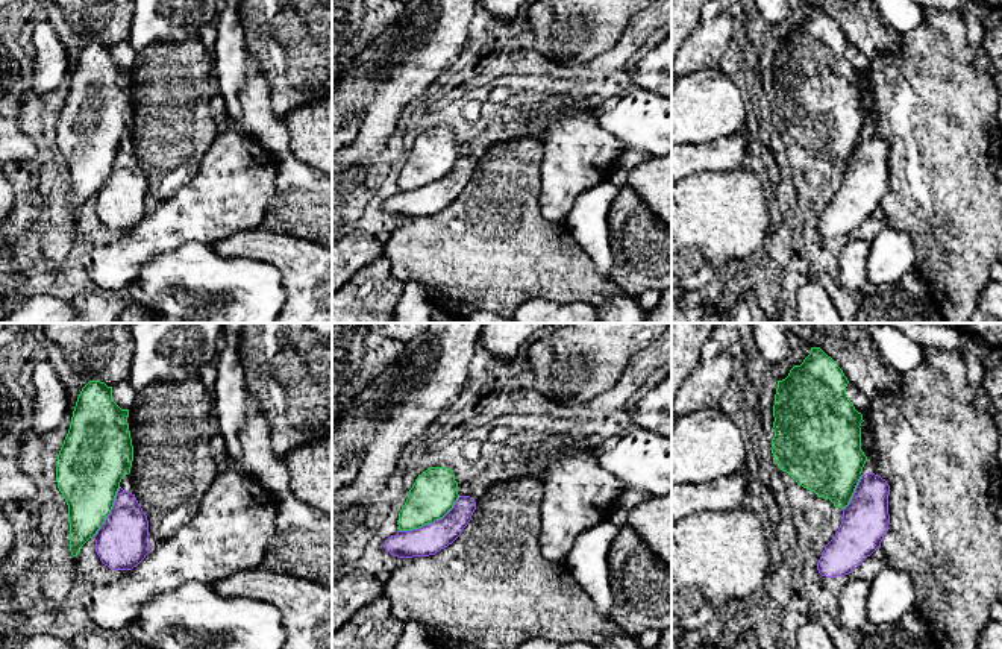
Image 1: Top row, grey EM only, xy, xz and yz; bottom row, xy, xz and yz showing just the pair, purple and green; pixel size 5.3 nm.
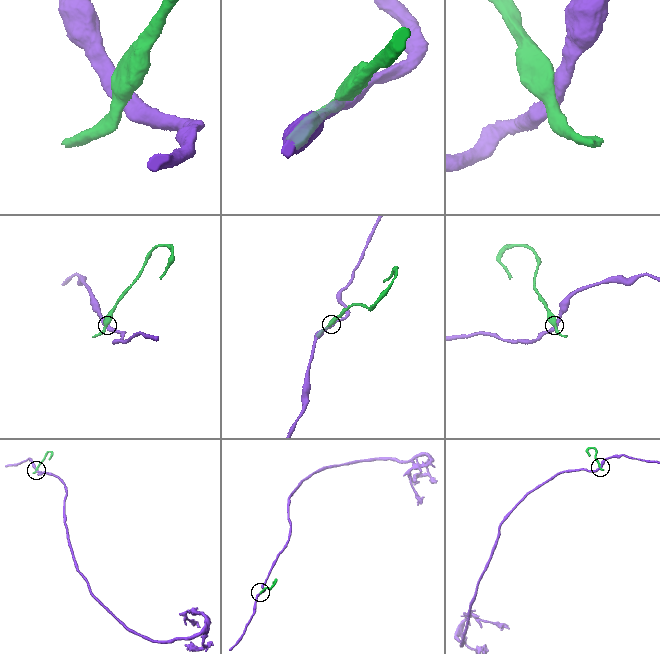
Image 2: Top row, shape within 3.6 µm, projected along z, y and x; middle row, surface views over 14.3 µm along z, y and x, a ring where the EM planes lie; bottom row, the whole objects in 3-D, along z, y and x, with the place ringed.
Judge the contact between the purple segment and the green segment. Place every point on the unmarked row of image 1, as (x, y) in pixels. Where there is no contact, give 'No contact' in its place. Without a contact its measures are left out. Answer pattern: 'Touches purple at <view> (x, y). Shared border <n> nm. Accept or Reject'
Touches purple at xz (431, 184). Shared border 380 nm. Reject

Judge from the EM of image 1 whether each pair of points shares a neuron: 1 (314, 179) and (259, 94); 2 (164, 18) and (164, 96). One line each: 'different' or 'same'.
1: same
2: different

